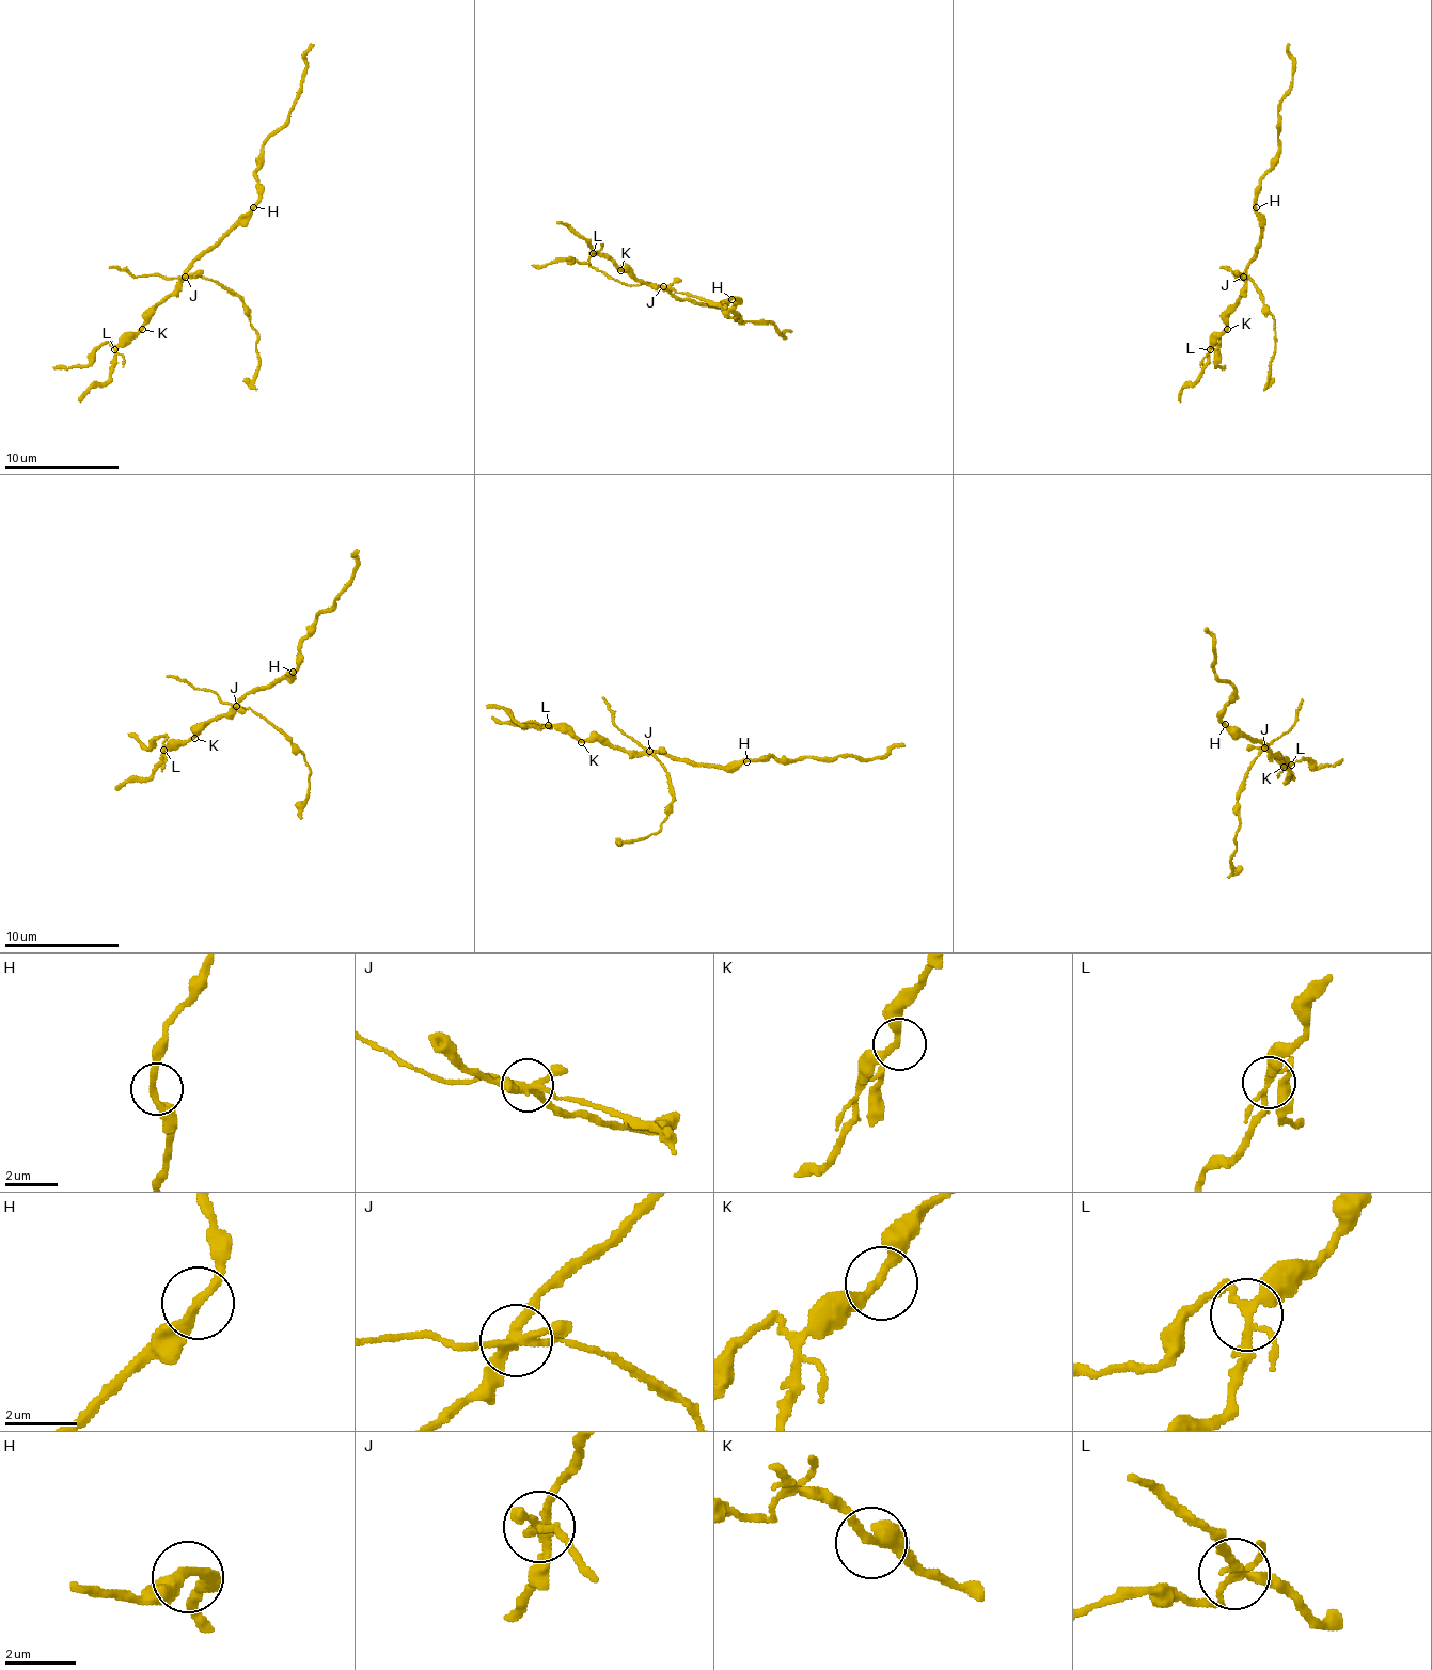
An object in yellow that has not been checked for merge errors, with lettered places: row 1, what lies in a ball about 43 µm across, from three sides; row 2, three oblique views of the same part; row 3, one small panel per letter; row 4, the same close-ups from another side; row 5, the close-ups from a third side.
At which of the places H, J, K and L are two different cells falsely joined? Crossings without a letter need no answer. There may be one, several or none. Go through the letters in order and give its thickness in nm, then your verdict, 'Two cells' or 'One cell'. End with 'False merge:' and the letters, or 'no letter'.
H: Thickness 260 nm. One cell
J: Thickness 260 nm. Two cells
K: Thickness 260 nm. One cell
L: Thickness 220 nm. Two cells
False merge: J, L

